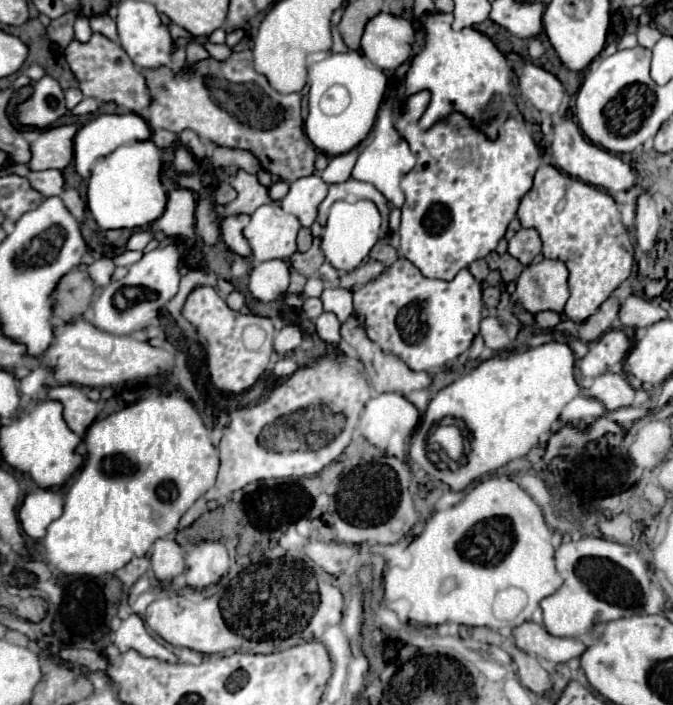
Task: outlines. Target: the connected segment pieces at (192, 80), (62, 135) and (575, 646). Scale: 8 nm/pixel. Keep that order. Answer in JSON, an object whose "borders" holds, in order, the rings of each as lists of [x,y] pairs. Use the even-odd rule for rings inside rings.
{"borders":[[[[244,49],[238,53],[232,53],[226,61],[216,61],[216,59],[204,59],[194,65],[196,73],[180,71],[178,75],[172,75],[168,67],[158,67],[158,69],[144,69],[146,83],[152,93],[152,105],[148,107],[150,113],[150,127],[152,129],[168,129],[174,133],[182,133],[184,129],[192,129],[198,133],[198,137],[204,143],[214,143],[218,147],[228,147],[228,149],[242,149],[250,151],[262,165],[264,171],[268,171],[274,179],[282,181],[296,181],[300,177],[312,175],[314,173],[314,159],[316,159],[316,147],[308,141],[304,129],[298,129],[300,117],[300,95],[294,93],[294,97],[282,97],[280,93],[274,93],[270,89],[270,83],[266,77],[258,75],[254,65],[252,65],[252,51]],[[210,79],[226,79],[232,83],[262,83],[262,89],[276,99],[276,103],[286,107],[286,115],[280,121],[276,129],[270,131],[258,131],[250,129],[248,125],[242,125],[240,121],[232,119],[232,115],[224,109],[220,109],[208,91],[208,81]]],[[[62,125],[42,131],[38,139],[32,143],[32,161],[28,163],[28,167],[32,171],[68,167],[68,163],[74,157],[72,145],[76,131],[76,125]]],[[[526,621],[514,629],[516,635],[516,647],[524,653],[542,657],[552,663],[566,663],[570,659],[580,657],[586,651],[586,645],[578,639],[562,639],[550,635],[544,627]],[[580,649],[580,655],[578,655]]]]}

